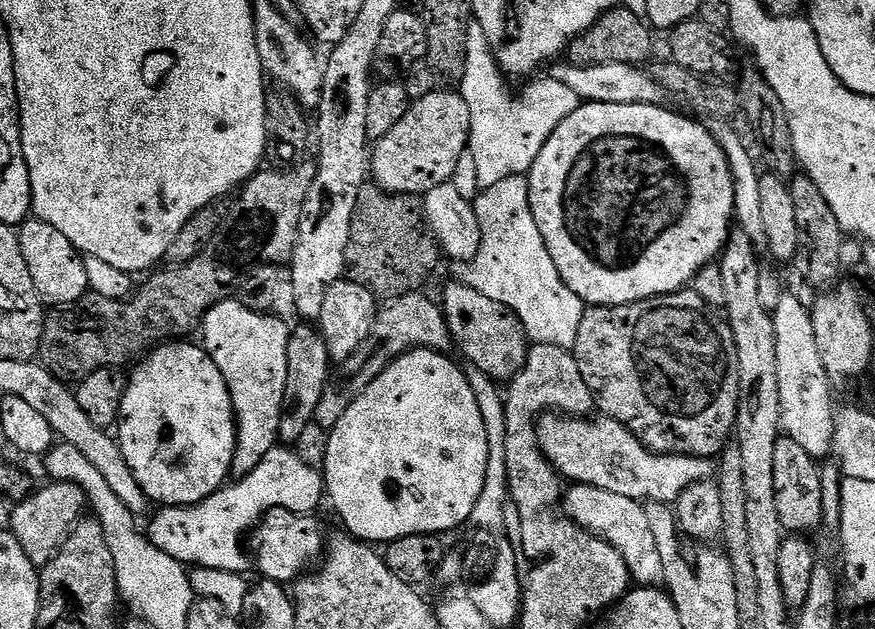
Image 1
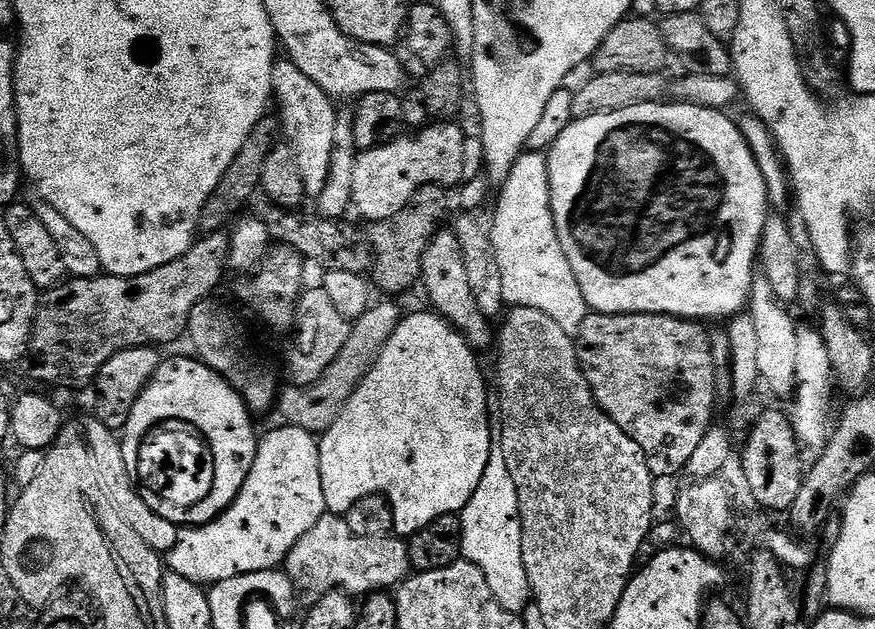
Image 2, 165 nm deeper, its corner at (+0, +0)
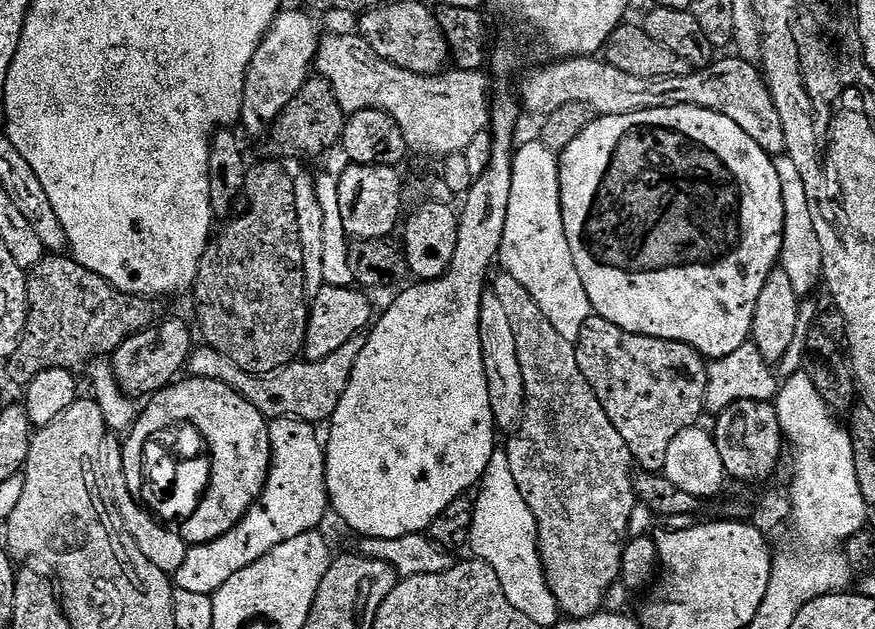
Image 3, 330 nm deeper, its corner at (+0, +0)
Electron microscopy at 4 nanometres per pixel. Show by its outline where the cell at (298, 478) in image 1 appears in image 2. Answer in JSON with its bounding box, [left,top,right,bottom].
[166,424,328,586]

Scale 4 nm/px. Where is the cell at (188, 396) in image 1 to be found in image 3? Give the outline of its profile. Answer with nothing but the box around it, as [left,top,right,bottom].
[130,376,272,546]

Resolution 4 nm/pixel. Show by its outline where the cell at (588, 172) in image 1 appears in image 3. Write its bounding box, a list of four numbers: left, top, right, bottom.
[558,106,784,360]

